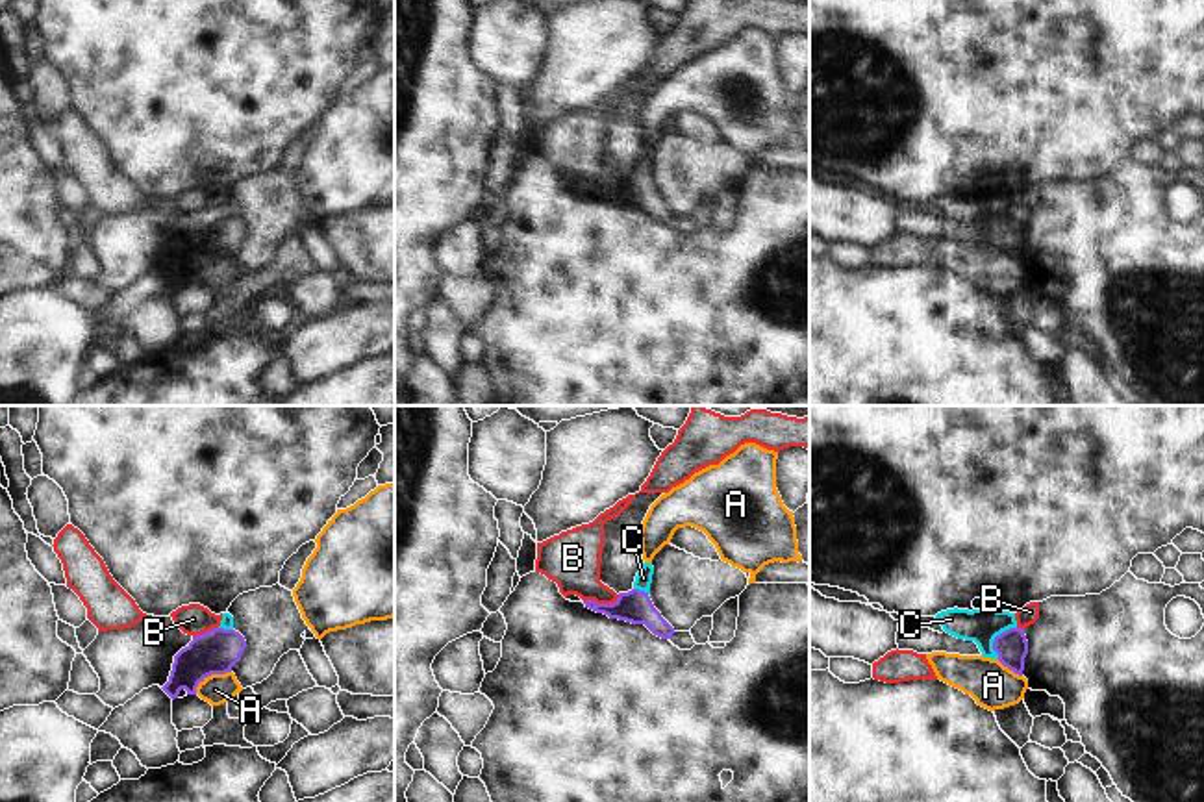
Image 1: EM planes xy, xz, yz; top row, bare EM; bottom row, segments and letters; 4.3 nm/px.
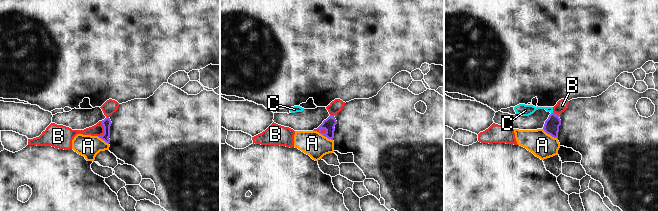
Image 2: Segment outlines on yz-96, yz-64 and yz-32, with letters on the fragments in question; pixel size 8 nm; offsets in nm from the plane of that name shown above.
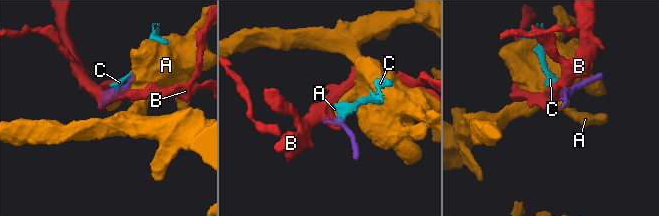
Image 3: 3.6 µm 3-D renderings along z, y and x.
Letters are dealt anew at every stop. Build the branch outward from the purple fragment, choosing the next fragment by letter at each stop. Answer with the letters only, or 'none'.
C

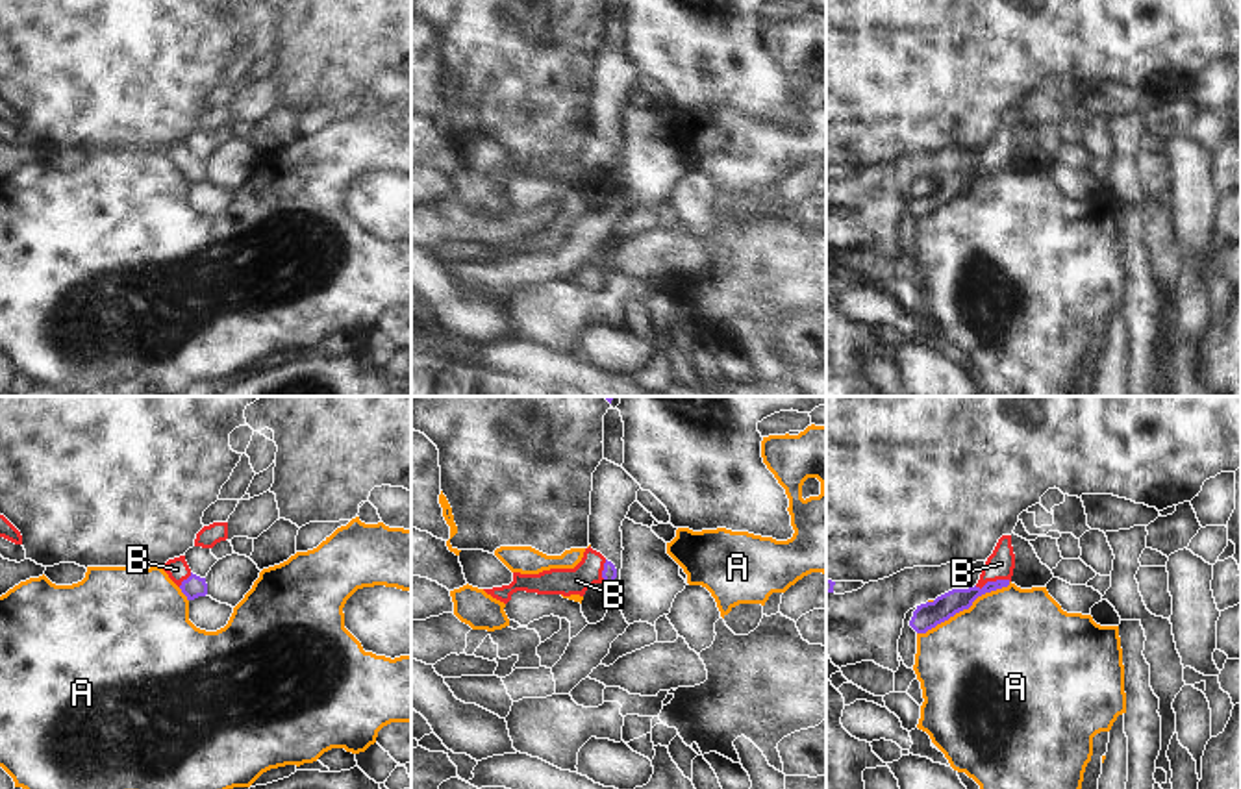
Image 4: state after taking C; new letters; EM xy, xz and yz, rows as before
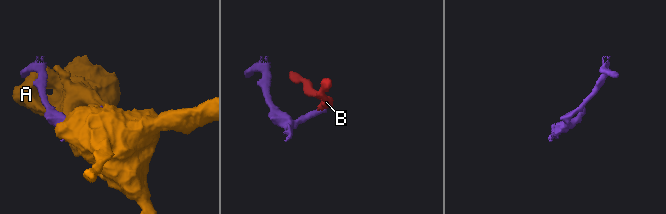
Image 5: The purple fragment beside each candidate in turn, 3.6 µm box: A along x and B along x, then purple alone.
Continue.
B

